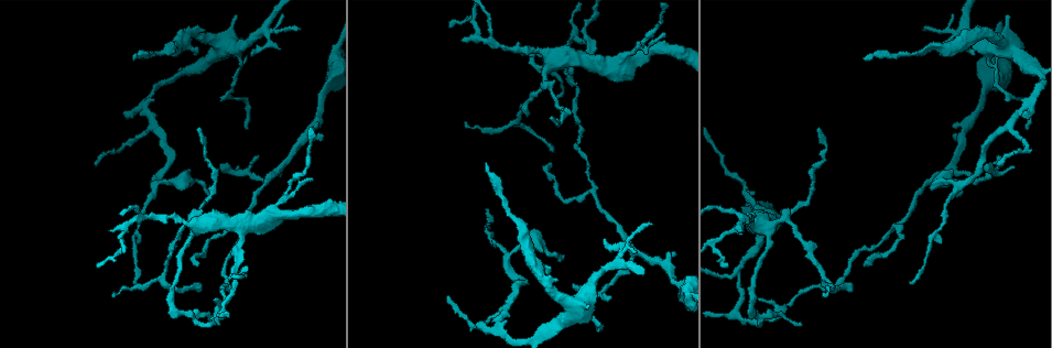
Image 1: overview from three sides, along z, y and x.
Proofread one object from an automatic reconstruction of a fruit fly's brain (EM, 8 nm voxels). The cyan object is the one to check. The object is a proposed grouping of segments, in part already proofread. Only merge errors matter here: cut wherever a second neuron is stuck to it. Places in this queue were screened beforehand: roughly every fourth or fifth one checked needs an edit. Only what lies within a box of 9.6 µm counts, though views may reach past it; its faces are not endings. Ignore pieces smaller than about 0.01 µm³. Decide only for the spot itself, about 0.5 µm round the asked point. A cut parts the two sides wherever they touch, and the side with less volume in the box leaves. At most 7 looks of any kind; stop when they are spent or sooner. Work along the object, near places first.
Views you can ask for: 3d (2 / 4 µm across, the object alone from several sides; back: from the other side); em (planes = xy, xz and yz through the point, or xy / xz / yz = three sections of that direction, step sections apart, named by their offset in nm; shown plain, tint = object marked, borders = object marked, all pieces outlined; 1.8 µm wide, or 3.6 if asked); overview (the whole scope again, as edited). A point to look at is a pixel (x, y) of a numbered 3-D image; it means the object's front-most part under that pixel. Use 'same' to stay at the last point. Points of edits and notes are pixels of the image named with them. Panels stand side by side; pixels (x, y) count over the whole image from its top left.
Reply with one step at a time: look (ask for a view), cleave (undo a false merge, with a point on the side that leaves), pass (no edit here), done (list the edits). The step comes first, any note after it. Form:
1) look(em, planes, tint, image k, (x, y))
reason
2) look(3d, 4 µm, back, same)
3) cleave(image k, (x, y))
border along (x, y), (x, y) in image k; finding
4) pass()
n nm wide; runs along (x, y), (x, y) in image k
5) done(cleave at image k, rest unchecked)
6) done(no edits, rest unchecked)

look(3d, 2 µm, image 1, (744, 217))

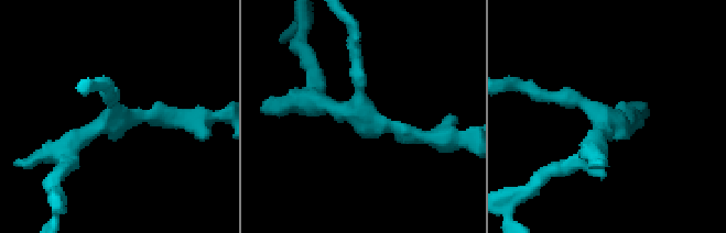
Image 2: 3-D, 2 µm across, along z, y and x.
look(em, xy, step 4, tint, image 2, (365, 122))

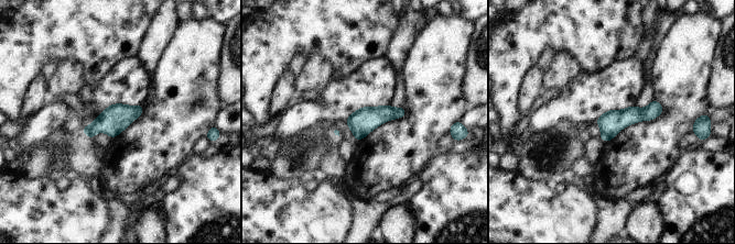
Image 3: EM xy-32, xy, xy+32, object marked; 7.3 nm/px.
look(em, planes, tint, same)
cut it another way

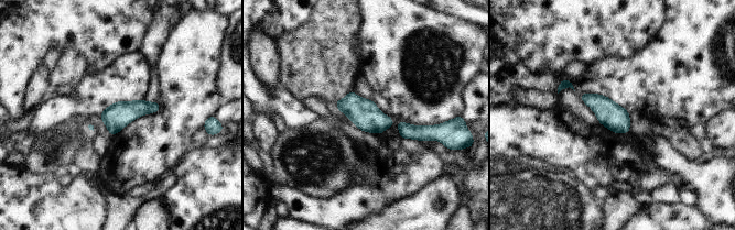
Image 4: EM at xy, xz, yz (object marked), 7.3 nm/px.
pass()
one neuron here

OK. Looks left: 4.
look(em, xy, step 16, tint, image 1, (220, 312))
touches itself

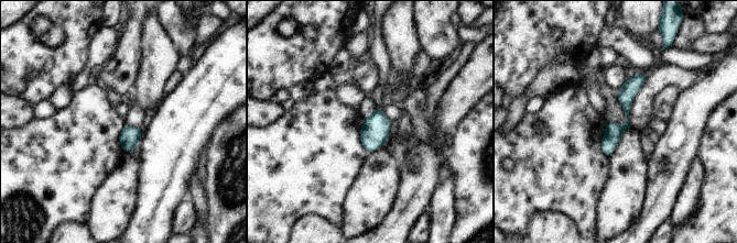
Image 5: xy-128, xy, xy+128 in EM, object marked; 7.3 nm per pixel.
pass()
all the same neuron

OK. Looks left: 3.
look(em, planes, tint, image 1, (962, 28))
arms part here

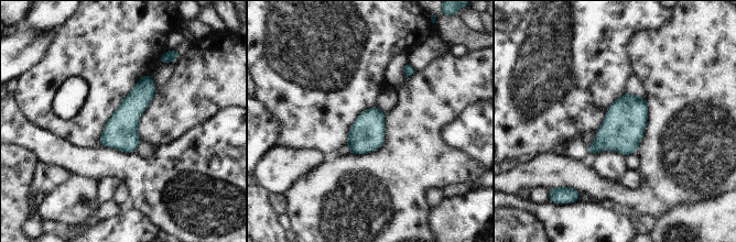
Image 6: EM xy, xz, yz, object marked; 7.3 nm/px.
pass()
one neuron here

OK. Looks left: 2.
done(no edits, rest unchecked)

